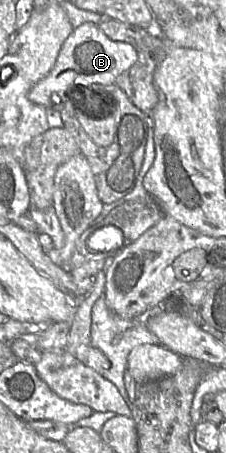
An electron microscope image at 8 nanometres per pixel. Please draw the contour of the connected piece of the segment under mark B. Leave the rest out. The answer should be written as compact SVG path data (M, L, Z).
M86 22L75 28L73 32L64 41L56 62L49 74L38 81L29 91L28 98L31 102L41 105L45 108L51 108L61 112L67 99L71 103L71 95L78 95L81 91L87 92L86 86L92 85L110 85L114 84L117 77L129 69L137 60L136 50L128 43L111 40L98 26L92 22Z

